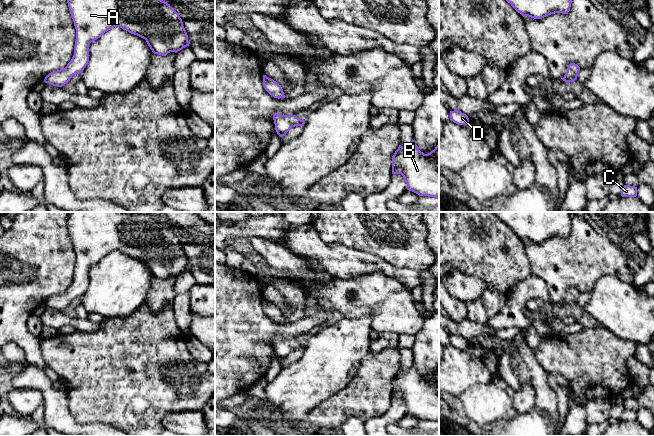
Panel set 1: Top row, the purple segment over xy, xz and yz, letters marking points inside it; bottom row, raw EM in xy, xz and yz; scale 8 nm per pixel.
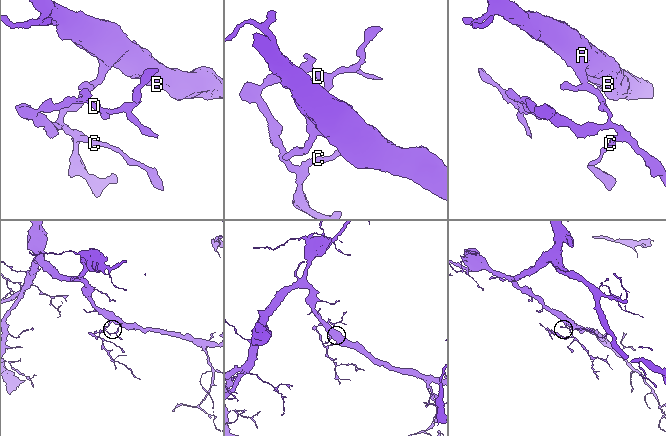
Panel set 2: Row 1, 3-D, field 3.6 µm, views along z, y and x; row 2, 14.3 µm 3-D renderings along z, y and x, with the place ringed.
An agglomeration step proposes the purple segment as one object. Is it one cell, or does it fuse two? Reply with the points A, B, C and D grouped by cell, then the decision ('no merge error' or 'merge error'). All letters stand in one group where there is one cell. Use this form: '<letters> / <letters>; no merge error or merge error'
A B C D; no merge error

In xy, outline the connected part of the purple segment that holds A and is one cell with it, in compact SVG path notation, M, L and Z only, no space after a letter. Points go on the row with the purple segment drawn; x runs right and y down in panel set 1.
M67 0L76 29L74 55L63 69L49 73L45 83L62 87L73 75L82 73L89 62L89 45L105 32L120 27L146 40L154 54L166 56L189 46L188 35L179 14L163 0Z

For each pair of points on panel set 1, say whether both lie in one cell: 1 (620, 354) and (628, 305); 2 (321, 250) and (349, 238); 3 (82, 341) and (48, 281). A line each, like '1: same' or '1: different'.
1: different
2: different
3: different

